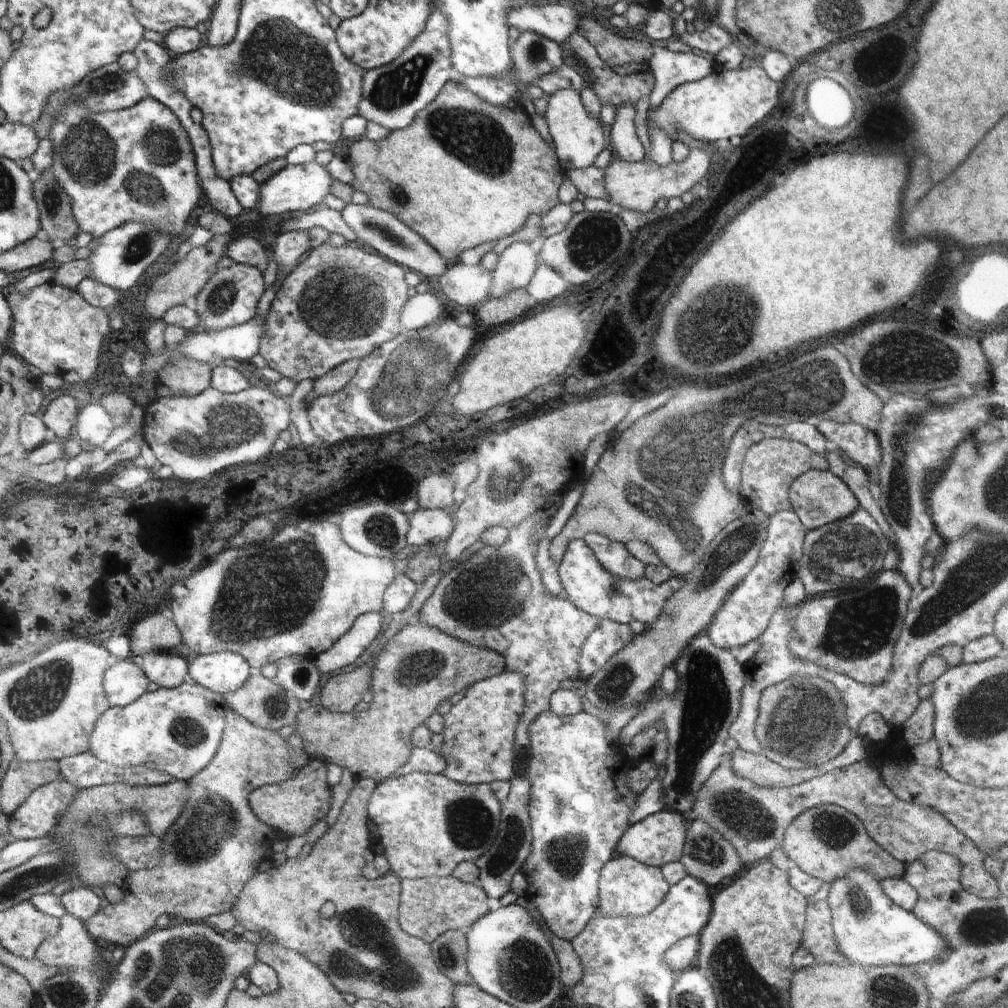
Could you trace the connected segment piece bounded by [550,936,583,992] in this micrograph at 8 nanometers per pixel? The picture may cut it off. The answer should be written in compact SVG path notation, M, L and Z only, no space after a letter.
M550 936L550 940L561 966L561 984L565 992L572 990L583 977L583 966L579 956L572 948L571 941L556 936Z

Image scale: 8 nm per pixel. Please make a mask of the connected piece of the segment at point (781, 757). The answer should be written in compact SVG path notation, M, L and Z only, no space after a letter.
M802 676L788 678L762 691L755 733L768 760L796 770L828 764L847 746L856 743L846 724L844 703L836 688L821 679L806 680Z

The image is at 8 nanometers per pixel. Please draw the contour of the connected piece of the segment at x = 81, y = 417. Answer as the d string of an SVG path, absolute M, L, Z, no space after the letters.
M86 401L81 404L73 437L78 442L83 440L90 446L101 447L114 429L106 409L98 402Z

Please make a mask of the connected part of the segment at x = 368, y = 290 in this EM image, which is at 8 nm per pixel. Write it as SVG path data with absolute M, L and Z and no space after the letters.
M324 241L313 248L301 264L296 265L281 282L272 300L259 342L260 356L268 368L299 383L305 378L315 381L335 366L349 360L362 360L381 344L402 332L399 316L408 300L404 274L406 268L390 259L370 254L351 244L335 247Z

